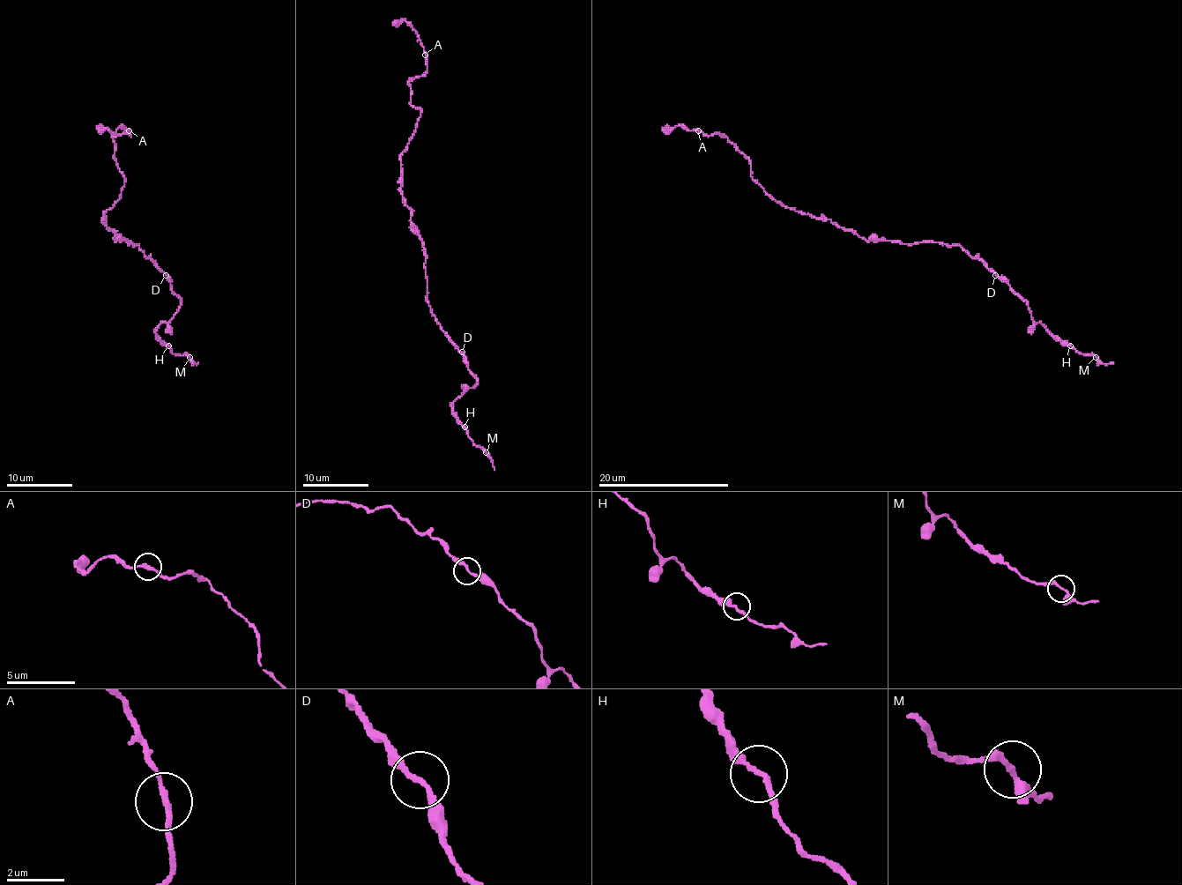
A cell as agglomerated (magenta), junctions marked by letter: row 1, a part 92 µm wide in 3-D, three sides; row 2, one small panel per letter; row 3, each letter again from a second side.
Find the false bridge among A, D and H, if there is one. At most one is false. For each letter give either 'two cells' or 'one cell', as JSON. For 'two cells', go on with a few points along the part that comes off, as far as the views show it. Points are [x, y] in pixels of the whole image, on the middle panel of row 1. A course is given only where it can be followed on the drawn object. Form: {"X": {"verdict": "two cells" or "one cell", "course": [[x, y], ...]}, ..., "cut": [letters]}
{"A": {"verdict": "one cell"}, "D": {"verdict": "one cell"}, "H": {"verdict": "one cell"}, "cut": []}

